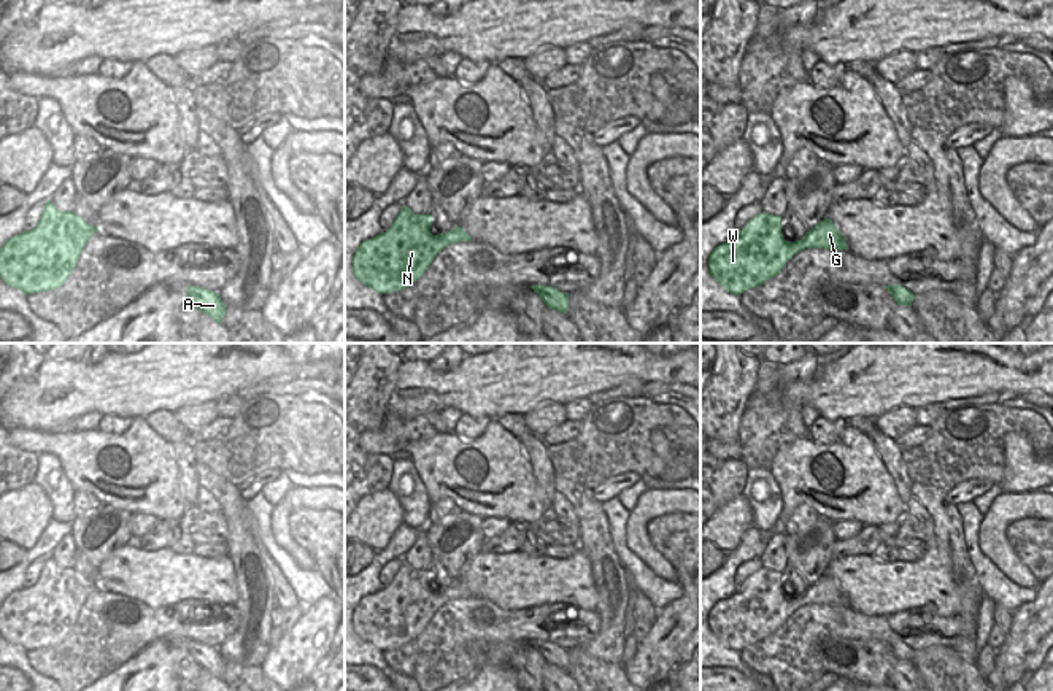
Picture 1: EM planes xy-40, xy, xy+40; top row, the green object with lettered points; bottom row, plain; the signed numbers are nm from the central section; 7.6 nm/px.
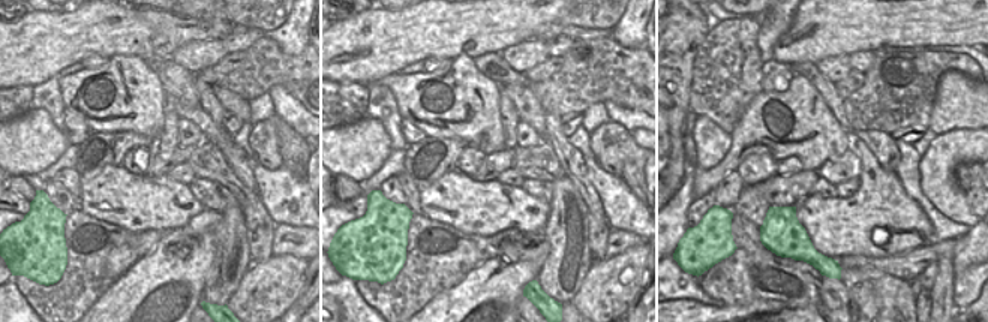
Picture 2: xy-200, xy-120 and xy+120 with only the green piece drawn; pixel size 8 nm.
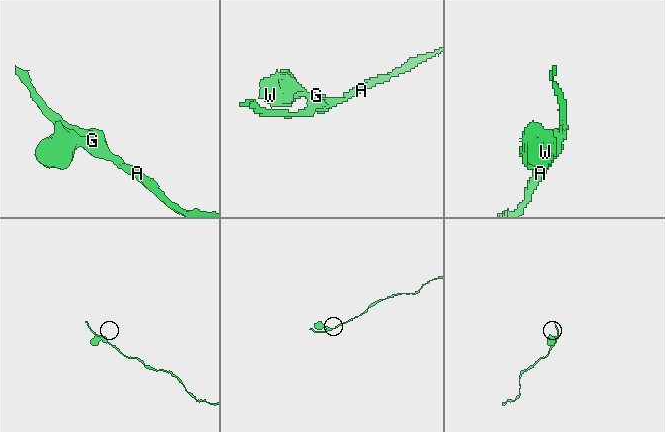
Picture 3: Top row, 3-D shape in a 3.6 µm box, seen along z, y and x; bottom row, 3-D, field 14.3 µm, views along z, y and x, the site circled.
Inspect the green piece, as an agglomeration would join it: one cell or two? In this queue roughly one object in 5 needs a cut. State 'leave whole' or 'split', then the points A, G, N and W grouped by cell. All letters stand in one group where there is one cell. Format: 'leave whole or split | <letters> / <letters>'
leave whole | A G N W

